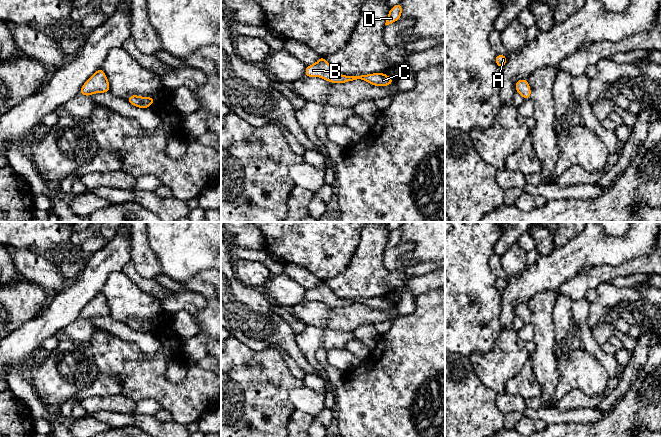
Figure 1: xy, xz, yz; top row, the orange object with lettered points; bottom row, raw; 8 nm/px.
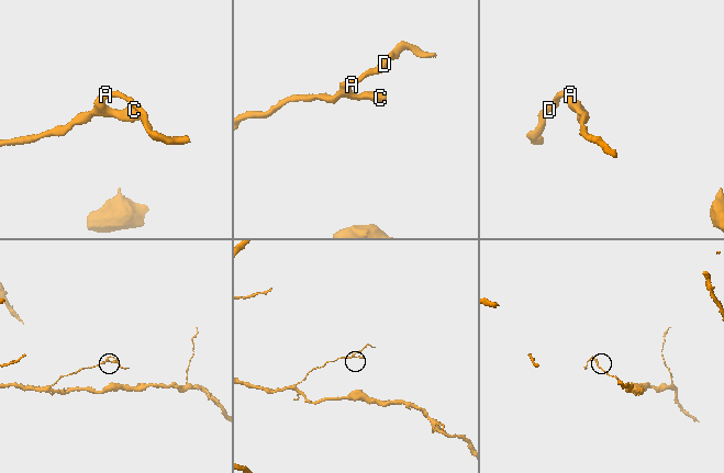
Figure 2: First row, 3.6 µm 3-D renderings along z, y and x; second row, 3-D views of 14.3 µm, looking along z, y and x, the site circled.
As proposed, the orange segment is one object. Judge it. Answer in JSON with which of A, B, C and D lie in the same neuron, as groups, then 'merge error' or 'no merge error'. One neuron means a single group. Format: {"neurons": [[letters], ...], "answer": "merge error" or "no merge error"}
{"neurons": [["A", "B", "C", "D"]], "answer": "no merge error"}

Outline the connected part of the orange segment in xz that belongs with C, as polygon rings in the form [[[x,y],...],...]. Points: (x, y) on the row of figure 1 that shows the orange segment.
[[[321,56],[316,63],[306,66],[304,77],[321,77],[330,83],[346,83],[361,79],[374,86],[388,86],[394,82],[394,80],[385,73],[373,73],[361,76],[341,75],[331,67],[323,56]]]

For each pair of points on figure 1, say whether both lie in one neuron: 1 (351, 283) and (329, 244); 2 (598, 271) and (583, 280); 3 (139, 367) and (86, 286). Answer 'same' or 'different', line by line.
1: different
2: same
3: different

